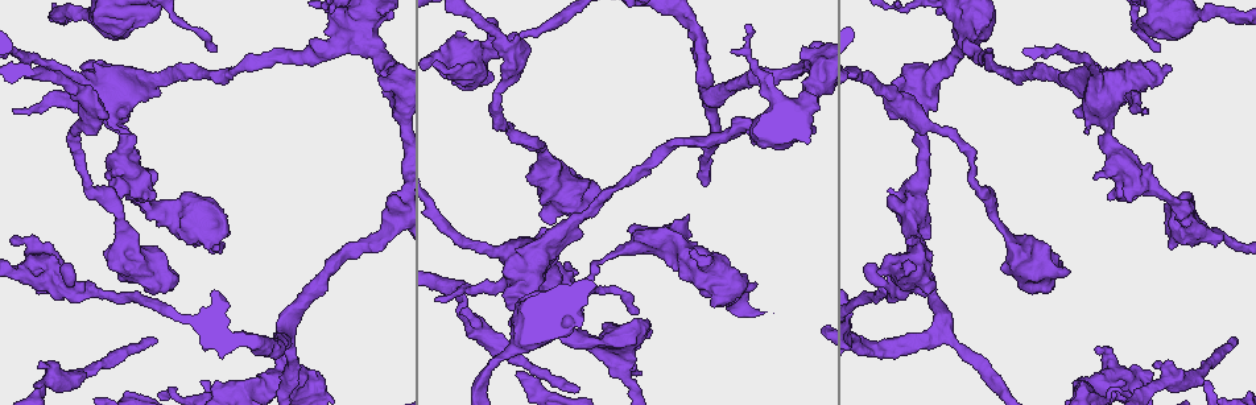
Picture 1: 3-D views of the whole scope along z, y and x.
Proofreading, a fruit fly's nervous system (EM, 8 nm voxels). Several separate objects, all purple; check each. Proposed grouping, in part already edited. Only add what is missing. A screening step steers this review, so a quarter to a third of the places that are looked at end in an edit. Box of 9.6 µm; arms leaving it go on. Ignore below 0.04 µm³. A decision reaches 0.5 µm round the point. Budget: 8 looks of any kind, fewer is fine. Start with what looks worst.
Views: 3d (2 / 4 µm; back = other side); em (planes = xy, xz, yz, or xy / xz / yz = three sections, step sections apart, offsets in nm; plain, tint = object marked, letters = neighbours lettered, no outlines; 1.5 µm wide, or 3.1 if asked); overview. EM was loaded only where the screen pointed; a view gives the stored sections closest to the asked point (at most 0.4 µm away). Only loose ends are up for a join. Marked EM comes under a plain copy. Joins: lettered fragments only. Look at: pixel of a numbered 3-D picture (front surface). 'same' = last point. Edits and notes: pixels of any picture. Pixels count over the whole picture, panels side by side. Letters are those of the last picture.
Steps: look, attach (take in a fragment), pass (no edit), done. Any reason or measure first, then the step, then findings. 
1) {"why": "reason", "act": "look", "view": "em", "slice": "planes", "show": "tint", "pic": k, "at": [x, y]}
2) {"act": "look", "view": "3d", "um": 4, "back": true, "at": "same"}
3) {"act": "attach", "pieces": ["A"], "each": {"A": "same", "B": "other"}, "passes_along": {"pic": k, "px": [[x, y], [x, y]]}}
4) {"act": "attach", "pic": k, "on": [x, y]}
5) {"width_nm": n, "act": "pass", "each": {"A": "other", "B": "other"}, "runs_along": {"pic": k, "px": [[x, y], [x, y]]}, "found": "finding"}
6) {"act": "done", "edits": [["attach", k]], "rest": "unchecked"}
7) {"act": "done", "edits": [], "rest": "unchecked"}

{"why": "free end", "act": "look", "view": "3d", "um": 4, "pic": 1, "at": [463, 308]}

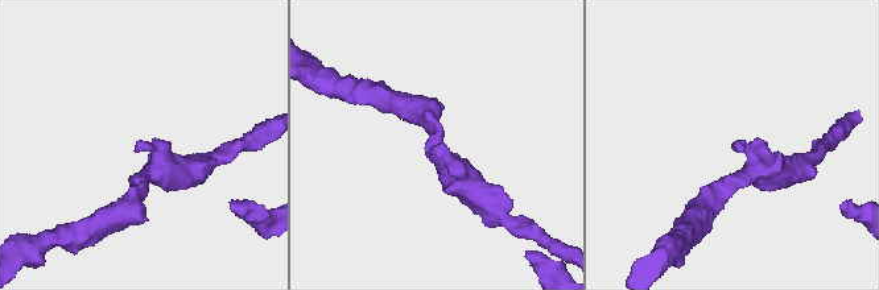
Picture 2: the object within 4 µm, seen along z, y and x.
{"why": "need the tissue", "act": "look", "view": "em", "slice": "planes", "show": "tint", "pic": 2, "at": [430, 149]}

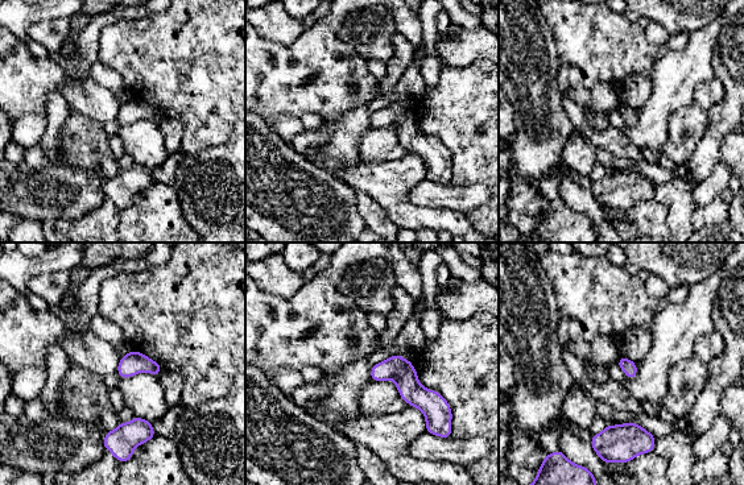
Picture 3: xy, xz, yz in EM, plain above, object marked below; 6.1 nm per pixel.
{"act": "look", "view": "em", "slice": "planes", "show": "letters", "at": "same"}

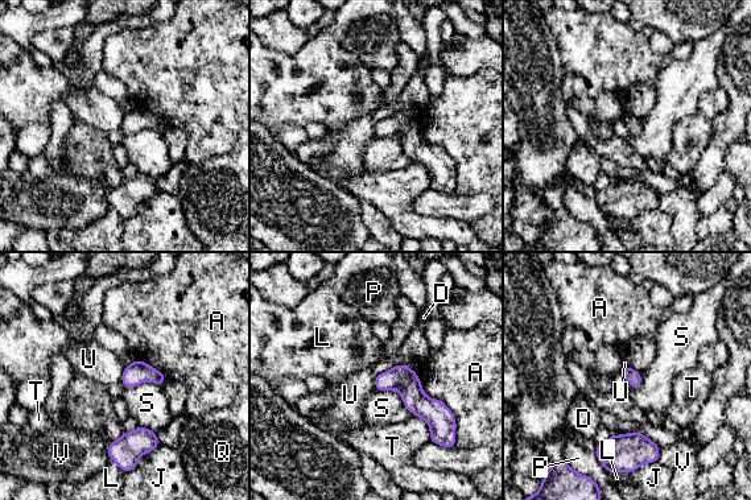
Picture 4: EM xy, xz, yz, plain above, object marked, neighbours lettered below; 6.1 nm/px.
{"act": "pass", "each": {"A": "other", "D": "other", "J": "other", "L": "other", "P": "other", "Q": "other", "S": "other", "T": "other", "U": "other", "V": "other"}, "runs_along": {"pic": 4, "px": [[378, 380], [399, 380], [444, 420]]}, "found": "no lettered fragment goes on from it"}

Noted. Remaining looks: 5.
{"why": "long arm stops here", "act": "look", "view": "em", "slice": "planes", "show": "letters", "pic": 1, "at": [214, 50]}

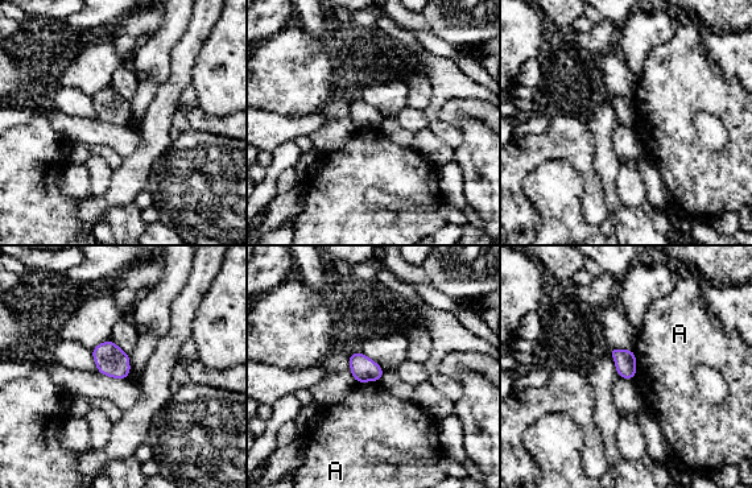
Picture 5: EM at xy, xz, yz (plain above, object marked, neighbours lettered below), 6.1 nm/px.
{"act": "pass", "each": {"A": "other"}, "border": {"pic": 5, "px": [[633, 351], [636, 362], [635, 377]]}, "found": "none of them fits"}

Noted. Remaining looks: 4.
{"why": "free end", "act": "look", "view": "em", "slice": "planes", "show": "letters", "pic": 1, "at": [382, 80]}

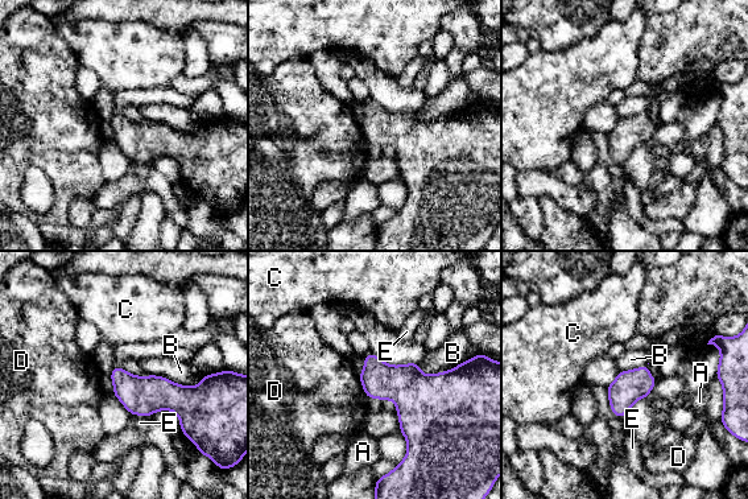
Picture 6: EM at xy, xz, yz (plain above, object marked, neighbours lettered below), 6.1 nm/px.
{"act": "pass", "each": {"A": "other", "B": "other", "C": "other", "D": "other", "E": "other"}, "border": {"pic": 6, "px": [[358, 375], [362, 388], [368, 398]]}, "found": "none of them fits"}

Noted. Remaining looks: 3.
{"act": "done", "edits": [], "rest": "unchecked"}

